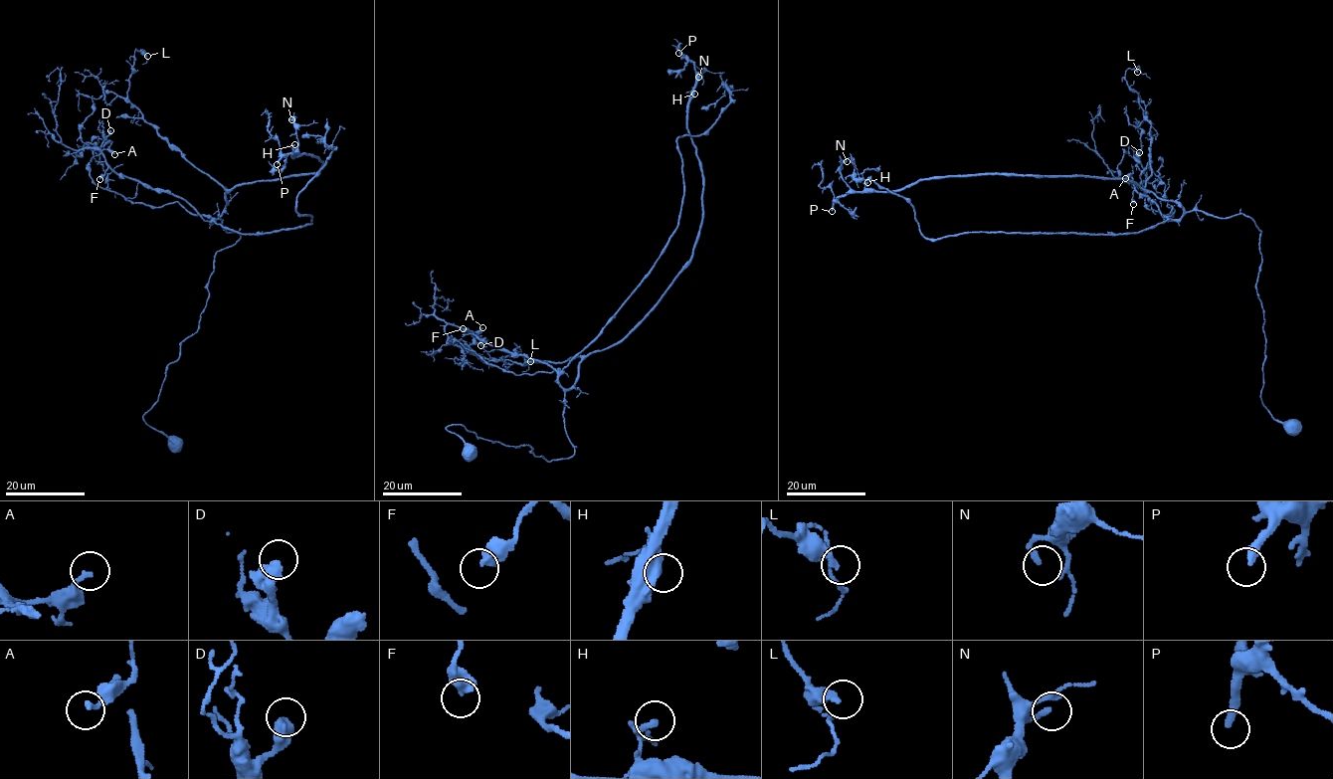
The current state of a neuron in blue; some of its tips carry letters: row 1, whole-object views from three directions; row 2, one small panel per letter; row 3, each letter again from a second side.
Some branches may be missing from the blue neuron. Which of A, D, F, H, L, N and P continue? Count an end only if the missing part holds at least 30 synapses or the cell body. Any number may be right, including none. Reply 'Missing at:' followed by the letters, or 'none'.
Missing at: P

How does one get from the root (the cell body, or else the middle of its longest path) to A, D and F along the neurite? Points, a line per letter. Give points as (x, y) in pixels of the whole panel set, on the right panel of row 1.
A: (1292, 426), (1262, 403), (1254, 221), (1199, 210), (1166, 221), (1125, 178)
D: (1292, 426), (1262, 403), (1261, 232), (1241, 213), (1169, 219), (1171, 206), (1172, 216), (1147, 209), (1139, 152)
F: (1292, 426), (1276, 421), (1262, 403), (1261, 232), (1254, 221), (1199, 210), (1166, 221), (1134, 190), (1133, 204)

